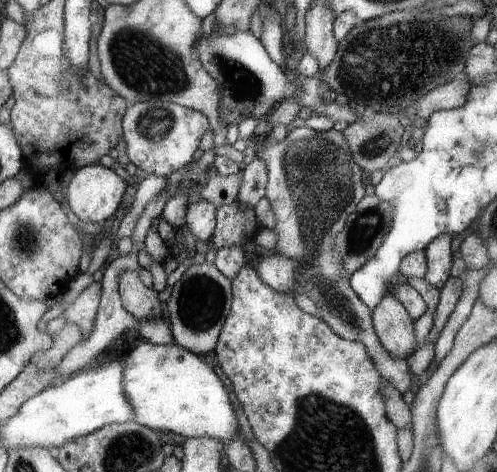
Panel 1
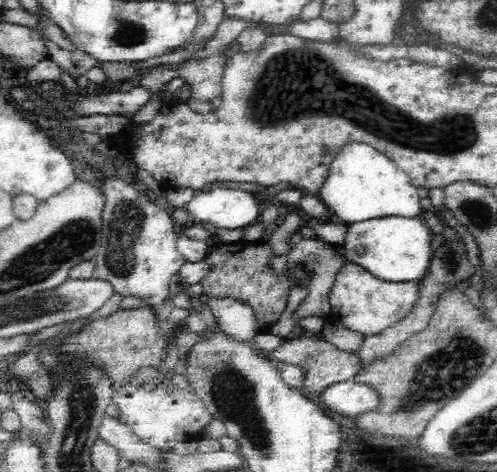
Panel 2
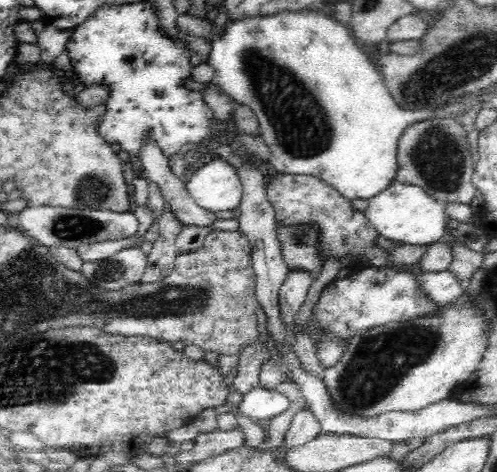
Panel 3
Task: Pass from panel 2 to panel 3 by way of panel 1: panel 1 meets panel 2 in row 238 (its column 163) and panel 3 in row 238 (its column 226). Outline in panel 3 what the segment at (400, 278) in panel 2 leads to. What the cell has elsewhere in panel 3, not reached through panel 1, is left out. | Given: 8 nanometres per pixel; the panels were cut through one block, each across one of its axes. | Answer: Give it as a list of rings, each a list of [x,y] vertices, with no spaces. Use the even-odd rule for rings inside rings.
[[[394,182],[394,186],[386,188],[382,194],[370,198],[366,218],[378,236],[392,242],[402,242],[402,246],[432,246],[446,238],[446,202],[434,200],[418,186]]]

